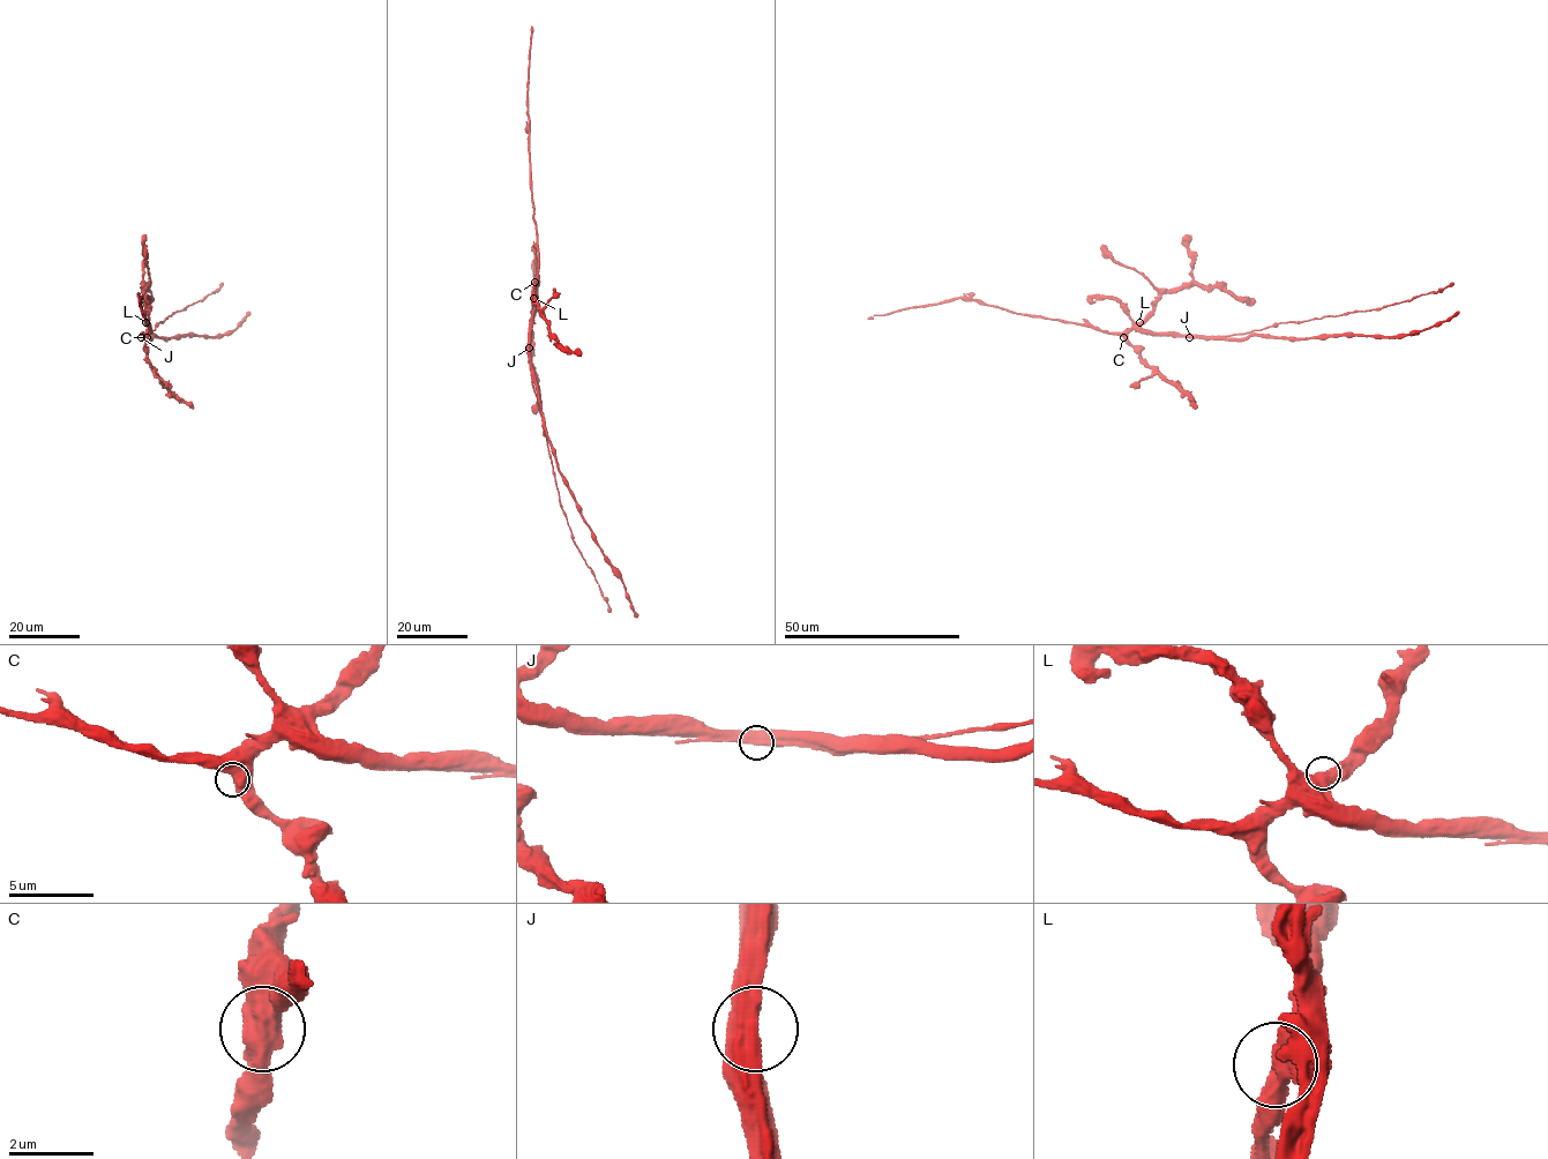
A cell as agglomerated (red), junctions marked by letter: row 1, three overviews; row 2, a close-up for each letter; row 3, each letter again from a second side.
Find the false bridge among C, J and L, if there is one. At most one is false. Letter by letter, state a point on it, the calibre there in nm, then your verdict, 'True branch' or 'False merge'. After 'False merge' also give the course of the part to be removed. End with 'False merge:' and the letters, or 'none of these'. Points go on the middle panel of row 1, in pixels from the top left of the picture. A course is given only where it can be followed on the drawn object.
C: Place: (535, 282). Thickness 600 nm. True branch
J: Place: (529, 348). Thickness 550 nm. False merge. Course of the part to remove: (529, 349), (531, 383), (560, 506), (573, 540), (610, 612)
L: Place: (533, 298). Thickness 550 nm. True branch
False merge: J

